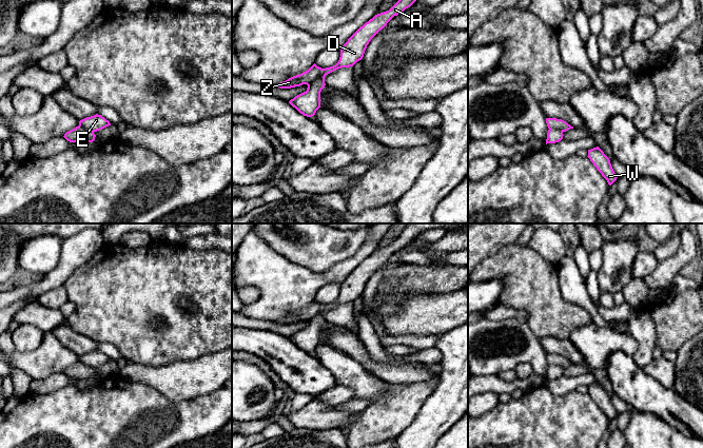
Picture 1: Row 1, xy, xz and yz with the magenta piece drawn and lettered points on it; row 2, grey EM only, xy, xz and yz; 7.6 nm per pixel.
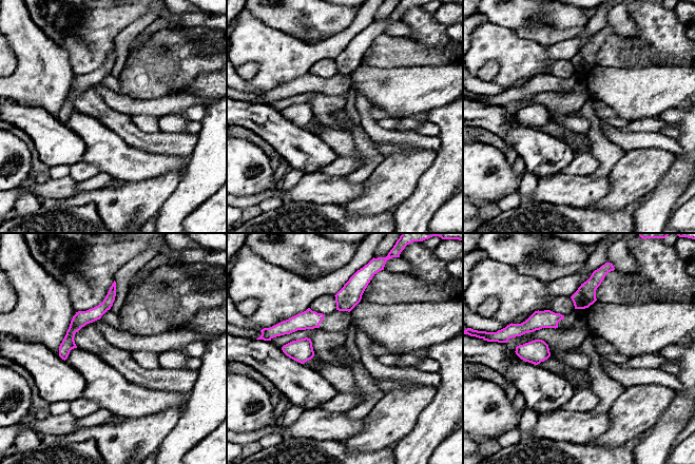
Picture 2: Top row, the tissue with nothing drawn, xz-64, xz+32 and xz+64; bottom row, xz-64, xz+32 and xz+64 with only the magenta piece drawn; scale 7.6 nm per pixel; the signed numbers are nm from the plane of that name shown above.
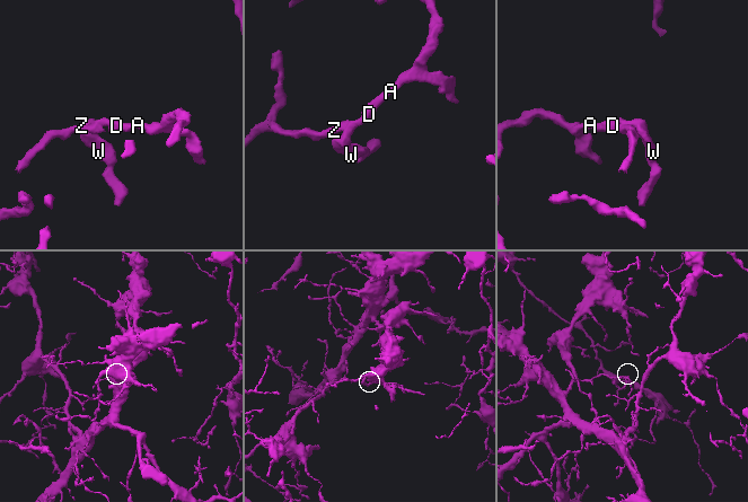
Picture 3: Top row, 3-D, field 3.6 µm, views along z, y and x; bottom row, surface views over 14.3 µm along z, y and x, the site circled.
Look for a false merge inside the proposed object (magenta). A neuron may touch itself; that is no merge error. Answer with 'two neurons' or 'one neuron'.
two neurons

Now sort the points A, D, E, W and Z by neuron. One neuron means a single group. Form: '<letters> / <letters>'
A D E W / Z

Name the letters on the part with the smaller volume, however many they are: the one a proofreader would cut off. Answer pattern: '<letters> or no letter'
Z

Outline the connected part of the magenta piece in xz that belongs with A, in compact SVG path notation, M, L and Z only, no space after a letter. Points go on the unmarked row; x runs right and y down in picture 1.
M407 223L402 234L387 248L375 251L372 255L360 262L341 283L338 298L330 304L324 305L326 311L341 305L353 303L362 296L371 275L383 266L387 259L406 245L410 244L418 232L436 228L453 228L461 223Z

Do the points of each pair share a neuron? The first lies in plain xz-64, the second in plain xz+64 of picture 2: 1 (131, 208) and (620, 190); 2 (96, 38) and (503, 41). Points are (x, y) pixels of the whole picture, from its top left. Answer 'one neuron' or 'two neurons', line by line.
1: one neuron
2: two neurons

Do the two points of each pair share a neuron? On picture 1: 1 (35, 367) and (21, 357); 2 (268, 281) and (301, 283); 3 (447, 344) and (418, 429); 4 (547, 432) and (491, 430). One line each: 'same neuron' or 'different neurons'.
1: same neuron
2: same neuron
3: same neuron
4: same neuron

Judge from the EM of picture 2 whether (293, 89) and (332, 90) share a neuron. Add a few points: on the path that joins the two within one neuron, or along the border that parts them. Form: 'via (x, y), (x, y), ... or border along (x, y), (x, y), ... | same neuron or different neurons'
via (303, 85), (323, 85) | same neuron

